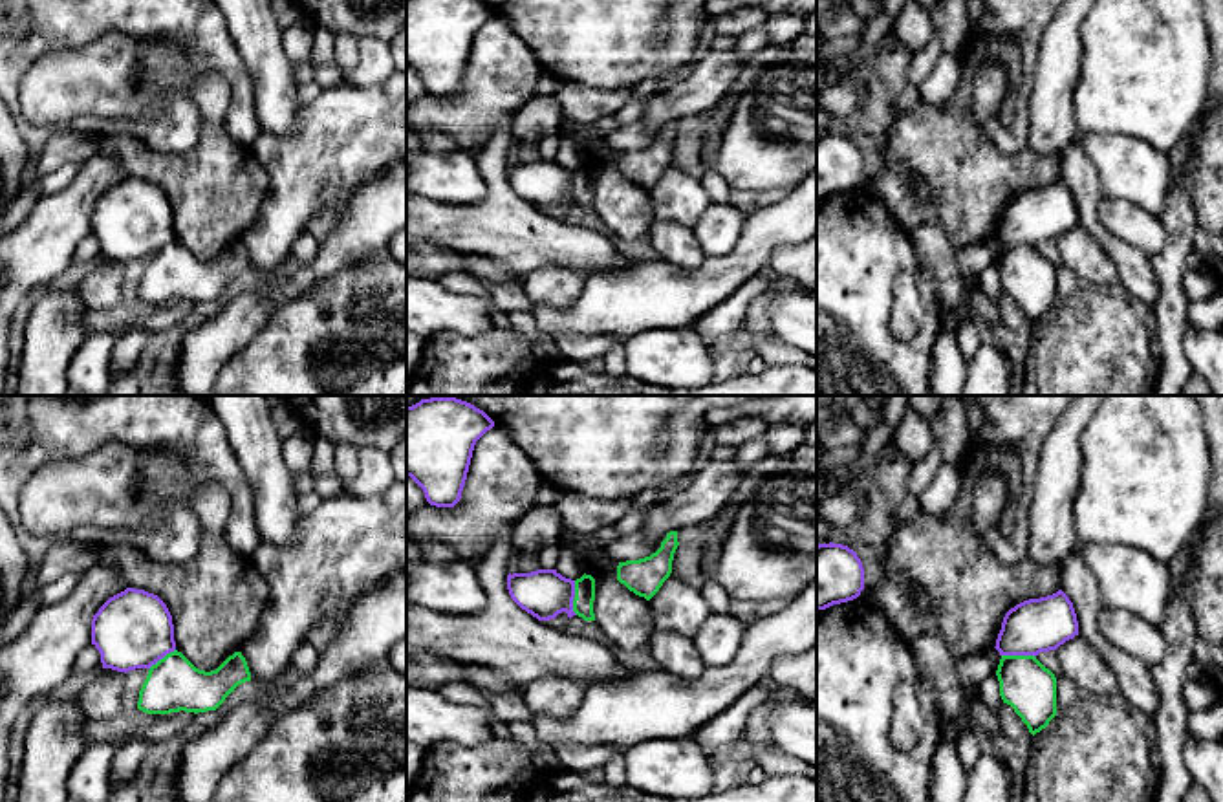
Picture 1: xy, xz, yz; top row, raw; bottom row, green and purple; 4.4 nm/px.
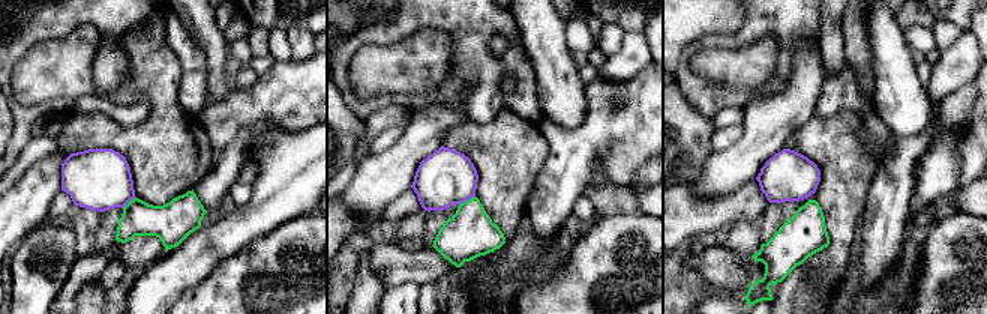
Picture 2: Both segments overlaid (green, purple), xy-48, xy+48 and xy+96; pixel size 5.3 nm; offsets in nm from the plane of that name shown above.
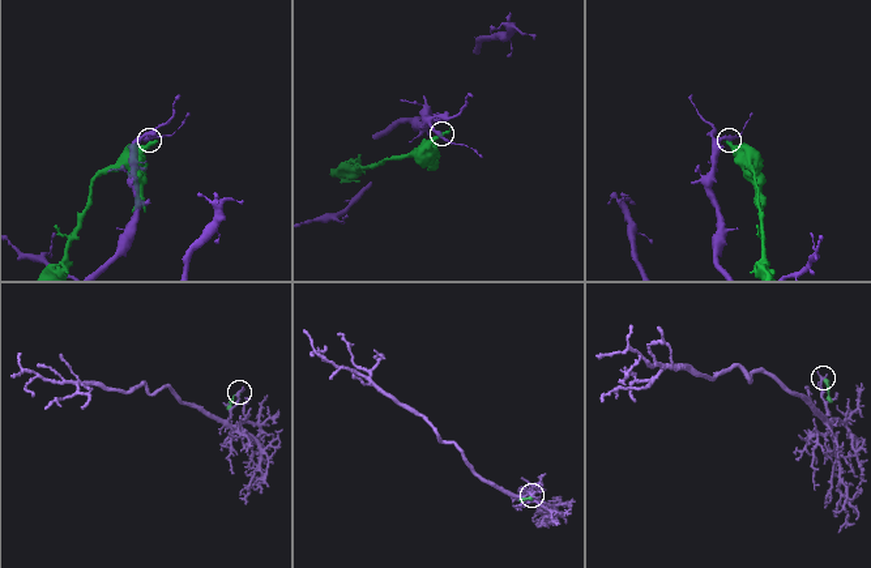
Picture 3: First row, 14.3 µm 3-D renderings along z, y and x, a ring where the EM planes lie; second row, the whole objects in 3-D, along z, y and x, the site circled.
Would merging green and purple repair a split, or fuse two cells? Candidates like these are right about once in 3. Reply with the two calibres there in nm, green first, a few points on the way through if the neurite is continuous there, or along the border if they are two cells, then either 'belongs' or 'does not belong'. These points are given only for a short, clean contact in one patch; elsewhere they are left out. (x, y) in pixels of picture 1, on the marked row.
100 nm thick on the green side, 220 nm on the other; border along xz (573, 581), (573, 610), (577, 614); does not belong

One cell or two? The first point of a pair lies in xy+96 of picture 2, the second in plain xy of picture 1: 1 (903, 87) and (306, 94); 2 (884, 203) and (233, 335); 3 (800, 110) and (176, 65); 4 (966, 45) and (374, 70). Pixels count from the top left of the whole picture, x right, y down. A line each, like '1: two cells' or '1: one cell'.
1: two cells
2: two cells
3: two cells
4: one cell

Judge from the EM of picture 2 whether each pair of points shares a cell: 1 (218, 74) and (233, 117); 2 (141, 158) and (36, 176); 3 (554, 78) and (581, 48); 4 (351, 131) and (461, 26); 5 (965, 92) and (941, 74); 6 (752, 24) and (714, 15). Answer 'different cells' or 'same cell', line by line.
1: different cells
2: different cells
3: different cells
4: different cells
5: different cells
6: different cells

